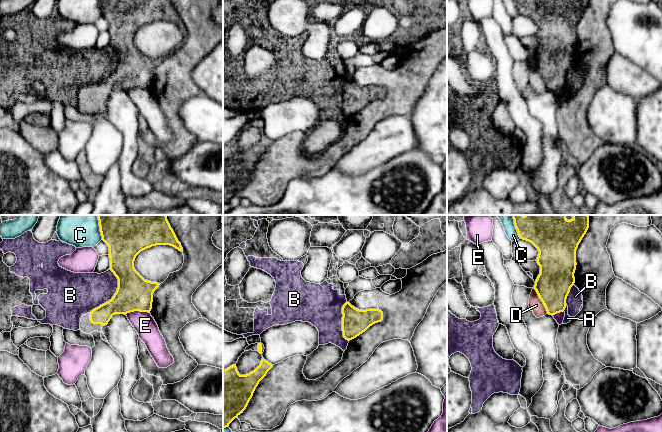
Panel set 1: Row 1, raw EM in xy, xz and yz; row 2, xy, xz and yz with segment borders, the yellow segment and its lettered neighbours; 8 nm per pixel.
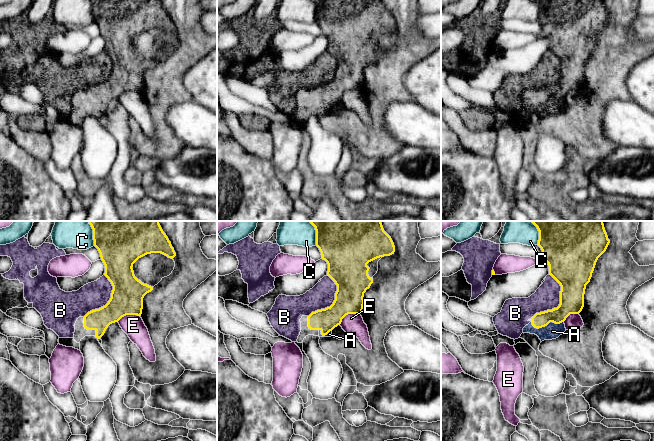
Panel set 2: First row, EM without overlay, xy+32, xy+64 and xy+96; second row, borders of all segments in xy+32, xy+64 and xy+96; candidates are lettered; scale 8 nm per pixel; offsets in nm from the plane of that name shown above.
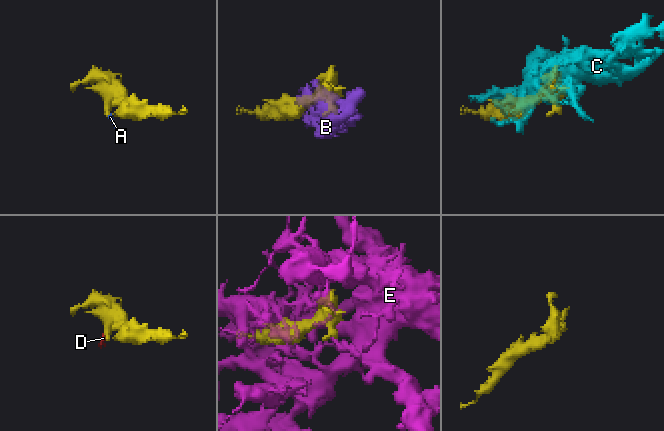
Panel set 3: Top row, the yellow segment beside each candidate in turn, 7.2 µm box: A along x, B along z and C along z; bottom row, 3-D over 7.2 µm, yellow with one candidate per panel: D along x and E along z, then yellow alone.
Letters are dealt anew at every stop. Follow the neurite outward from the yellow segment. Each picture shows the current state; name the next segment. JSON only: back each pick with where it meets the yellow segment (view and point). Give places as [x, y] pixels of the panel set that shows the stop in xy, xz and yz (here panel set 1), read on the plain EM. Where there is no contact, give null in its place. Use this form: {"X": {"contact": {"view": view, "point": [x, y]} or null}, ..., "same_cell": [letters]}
{"same_cell": []}

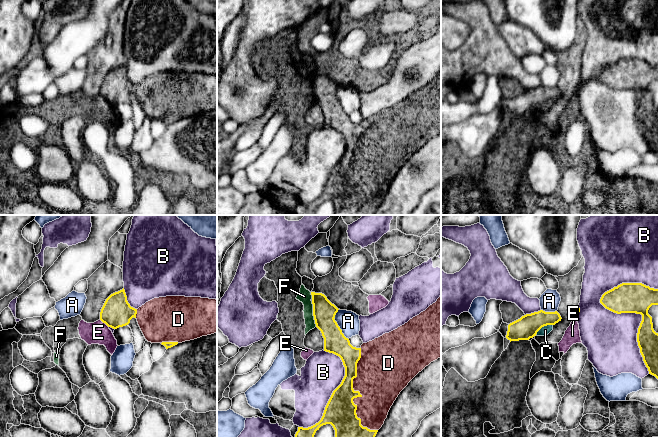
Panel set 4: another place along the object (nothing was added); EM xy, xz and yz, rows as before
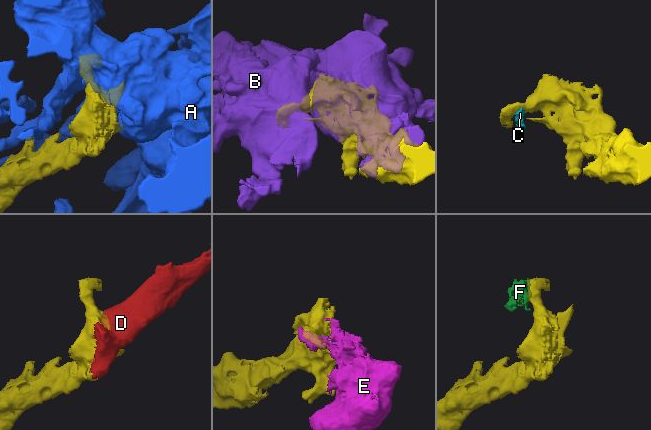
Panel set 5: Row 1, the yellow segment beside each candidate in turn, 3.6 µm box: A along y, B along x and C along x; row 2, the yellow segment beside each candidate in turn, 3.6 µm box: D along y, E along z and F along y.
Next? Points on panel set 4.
{"D": {"contact": {"view": "xz", "point": [361, 171]}}, "same_cell": ["D"]}

